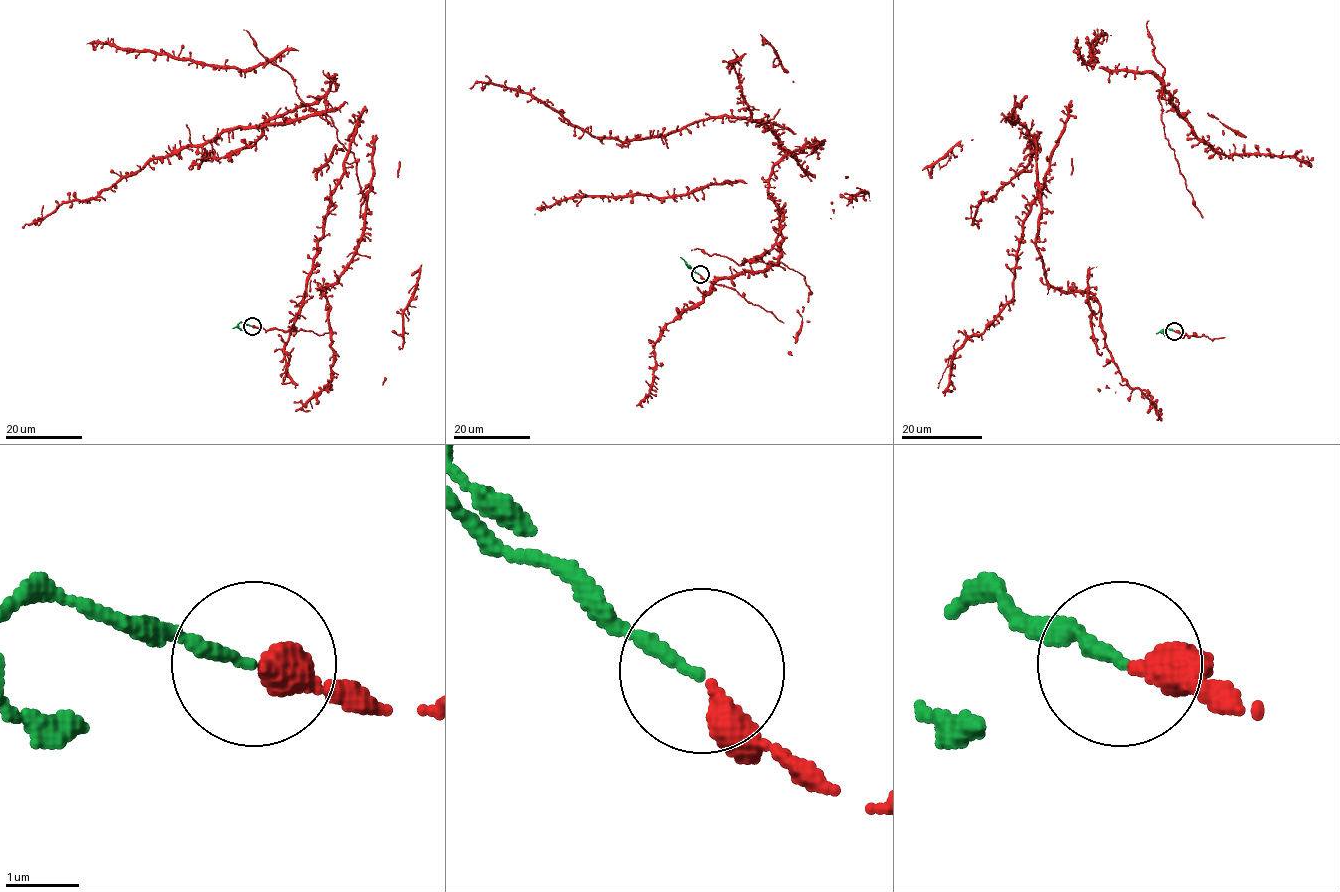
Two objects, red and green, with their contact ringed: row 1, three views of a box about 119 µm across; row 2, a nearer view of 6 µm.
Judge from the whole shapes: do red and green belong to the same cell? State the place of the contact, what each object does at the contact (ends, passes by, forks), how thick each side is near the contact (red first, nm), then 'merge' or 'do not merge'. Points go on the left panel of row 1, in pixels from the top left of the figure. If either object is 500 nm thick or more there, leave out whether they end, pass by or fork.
at (252, 326); red ends there; green ends there; 400 nm thick on the red side, 170 nm on the other; merge

